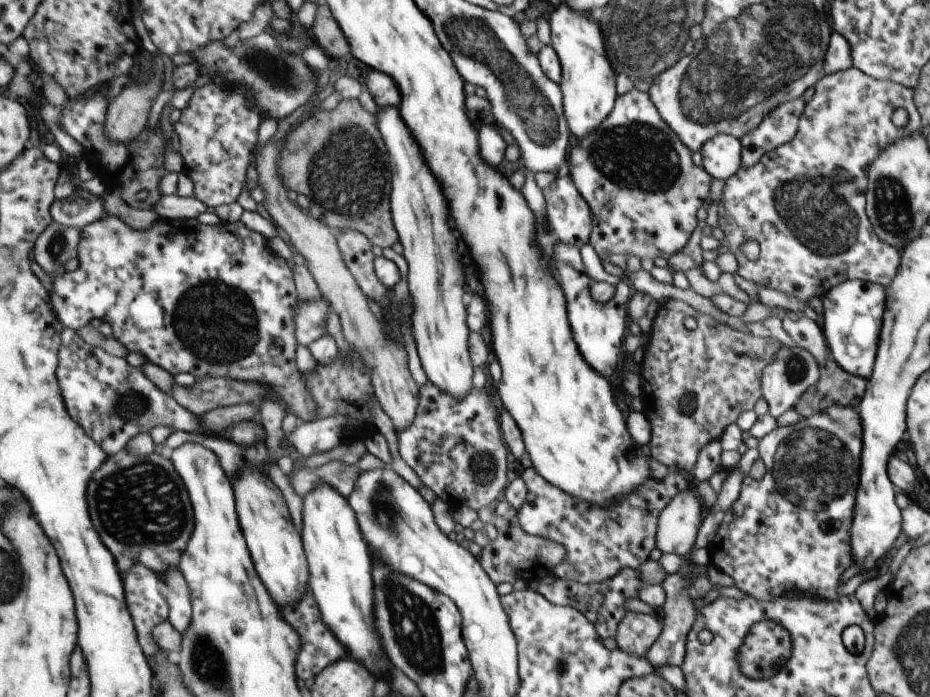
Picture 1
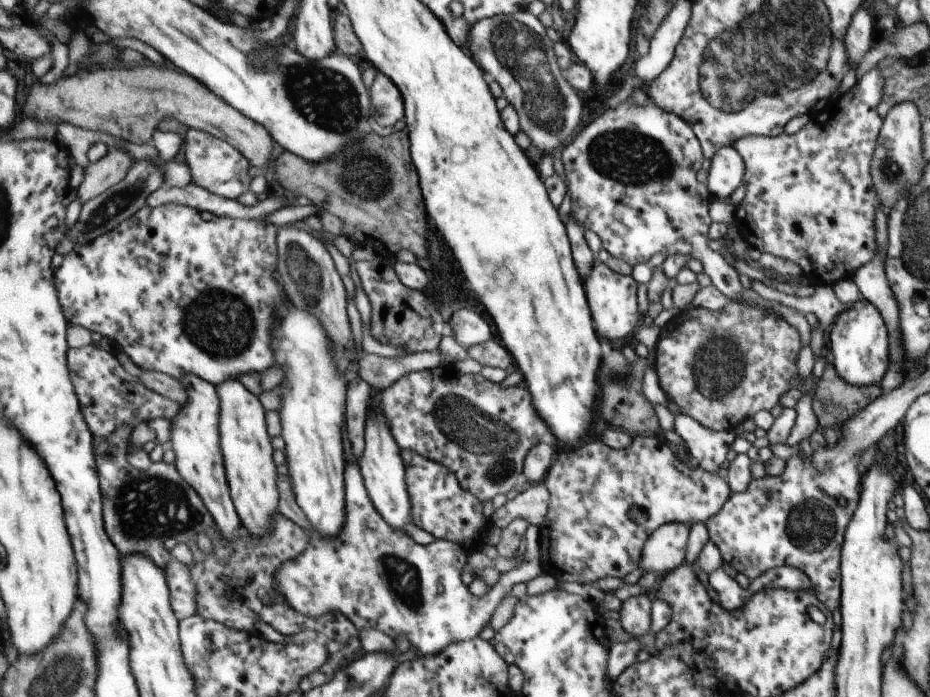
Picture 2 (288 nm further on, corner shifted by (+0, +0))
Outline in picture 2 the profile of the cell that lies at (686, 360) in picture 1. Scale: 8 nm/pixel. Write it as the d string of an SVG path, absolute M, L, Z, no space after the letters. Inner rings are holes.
M727 302L725 308L721 312L709 312L709 310L703 310L703 308L687 308L687 310L681 310L677 316L673 316L661 330L659 330L659 338L657 338L657 344L655 344L655 376L657 376L657 382L659 382L659 388L661 392L667 396L667 402L675 404L679 408L679 416L689 416L689 418L695 418L697 424L701 424L703 428L709 428L709 430L715 430L715 432L733 432L735 426L739 426L743 420L753 420L753 414L765 410L769 412L779 396L783 392L789 392L791 386L789 386L789 378L795 378L799 370L795 370L795 364L797 364L797 352L799 352L799 334L793 326L789 326L785 320L781 320L779 316L775 314L765 314L749 304L739 304L739 302Z

